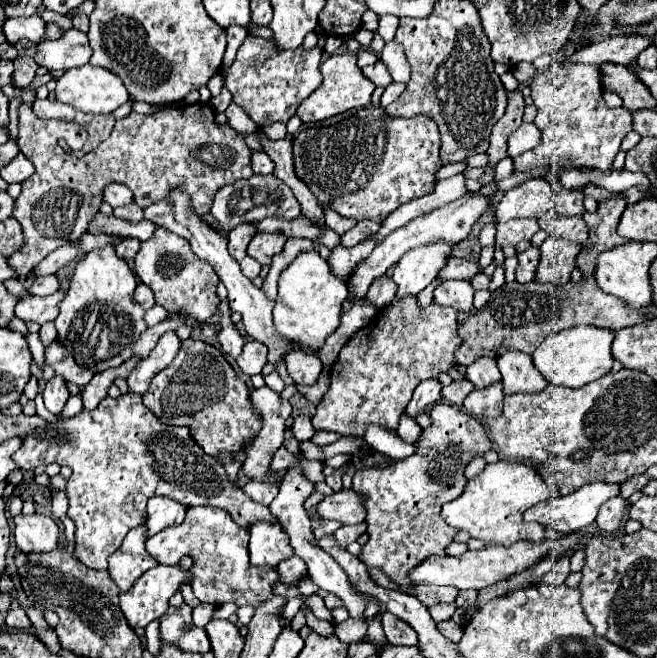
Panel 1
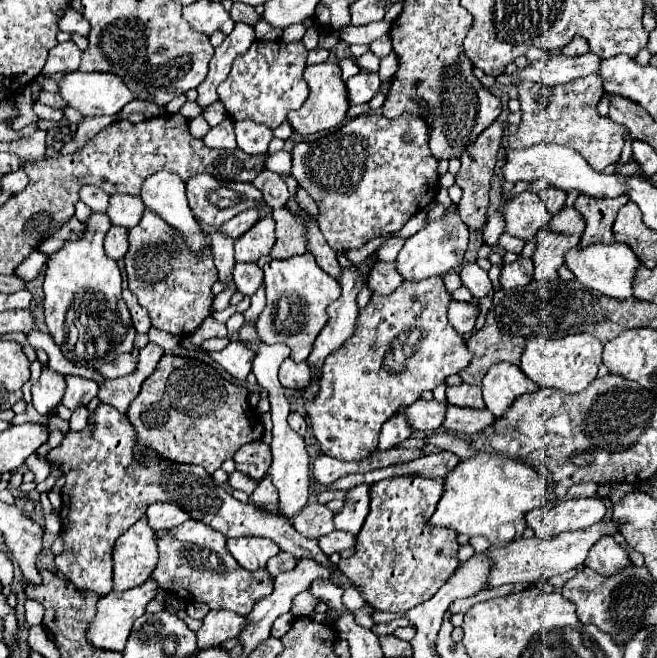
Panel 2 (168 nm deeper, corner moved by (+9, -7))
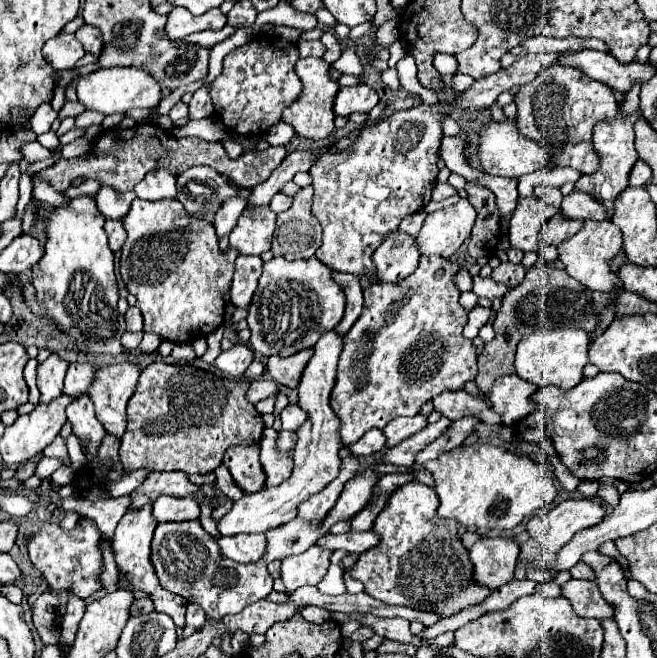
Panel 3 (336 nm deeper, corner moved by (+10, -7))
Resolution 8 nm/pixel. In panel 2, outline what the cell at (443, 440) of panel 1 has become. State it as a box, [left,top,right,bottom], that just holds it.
[338,476,458,614]

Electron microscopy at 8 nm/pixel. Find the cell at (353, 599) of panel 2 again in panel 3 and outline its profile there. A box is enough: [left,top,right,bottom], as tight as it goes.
[317,564,347,594]

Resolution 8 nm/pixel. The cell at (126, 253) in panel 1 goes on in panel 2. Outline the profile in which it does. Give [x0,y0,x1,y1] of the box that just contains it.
[104,226,128,260]

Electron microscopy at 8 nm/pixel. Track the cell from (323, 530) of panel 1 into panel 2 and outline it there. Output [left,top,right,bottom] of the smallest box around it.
[292,504,334,540]

